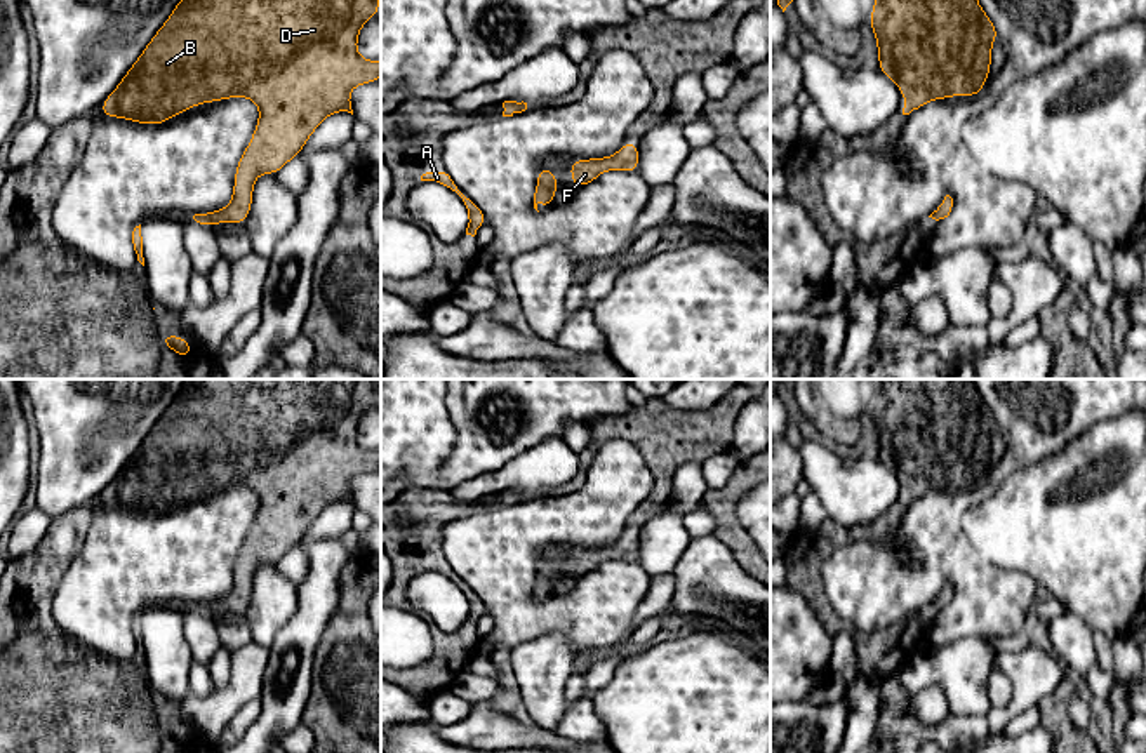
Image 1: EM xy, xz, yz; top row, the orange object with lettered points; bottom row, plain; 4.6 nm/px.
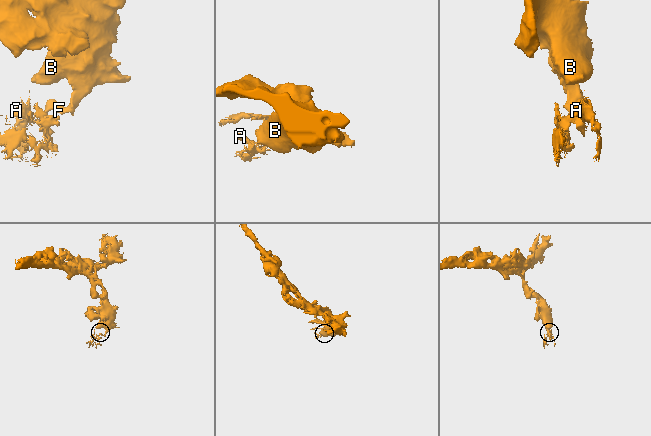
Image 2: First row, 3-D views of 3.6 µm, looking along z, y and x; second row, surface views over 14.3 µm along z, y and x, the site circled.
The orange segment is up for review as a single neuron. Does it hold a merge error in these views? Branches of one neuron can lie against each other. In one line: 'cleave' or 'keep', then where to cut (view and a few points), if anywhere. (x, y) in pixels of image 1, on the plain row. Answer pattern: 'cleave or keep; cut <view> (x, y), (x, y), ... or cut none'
keep; cut none

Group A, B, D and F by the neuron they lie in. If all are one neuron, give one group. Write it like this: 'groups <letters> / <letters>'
groups A B D F

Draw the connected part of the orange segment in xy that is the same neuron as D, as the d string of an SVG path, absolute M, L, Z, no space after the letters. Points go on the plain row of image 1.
M188 379L183 390L176 395L165 414L155 423L151 431L144 436L139 449L130 456L129 463L122 468L118 476L108 485L99 501L106 506L127 508L137 513L165 513L170 506L184 503L186 499L221 490L228 487L249 487L259 496L259 511L245 537L238 556L235 560L233 588L226 598L214 602L195 603L193 609L200 614L221 614L233 610L245 614L252 595L254 570L259 563L277 563L287 551L301 543L308 527L315 518L332 503L348 501L353 504L350 480L362 473L370 473L381 466L381 450L367 450L356 442L358 421L362 416L379 402L379 379Z

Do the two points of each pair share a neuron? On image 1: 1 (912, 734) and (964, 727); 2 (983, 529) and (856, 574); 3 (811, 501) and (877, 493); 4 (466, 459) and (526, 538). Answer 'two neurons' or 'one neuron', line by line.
1: one neuron
2: two neurons
3: two neurons
4: two neurons

